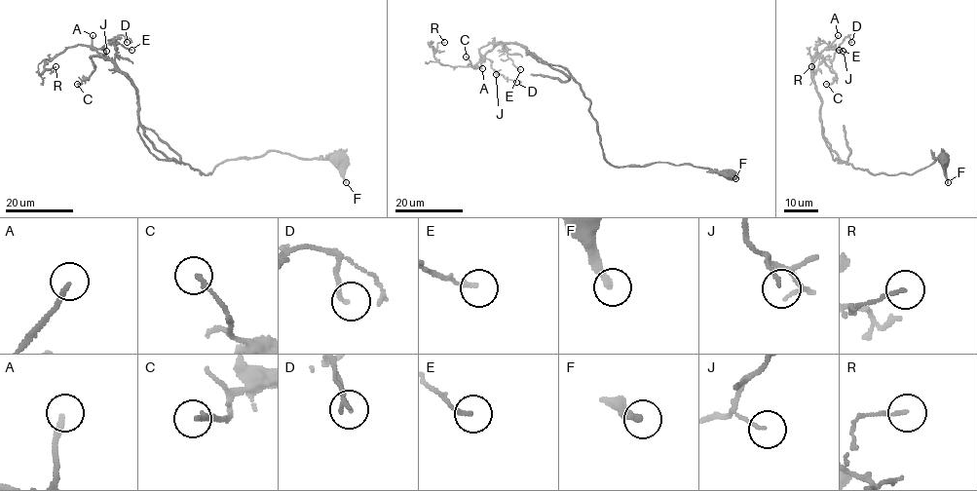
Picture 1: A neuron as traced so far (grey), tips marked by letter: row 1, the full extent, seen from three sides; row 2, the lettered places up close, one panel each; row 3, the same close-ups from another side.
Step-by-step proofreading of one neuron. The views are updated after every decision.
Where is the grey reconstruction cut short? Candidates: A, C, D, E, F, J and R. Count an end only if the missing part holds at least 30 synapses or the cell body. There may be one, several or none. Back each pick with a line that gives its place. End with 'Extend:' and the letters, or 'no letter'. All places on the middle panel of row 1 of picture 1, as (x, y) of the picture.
Extend: no letter

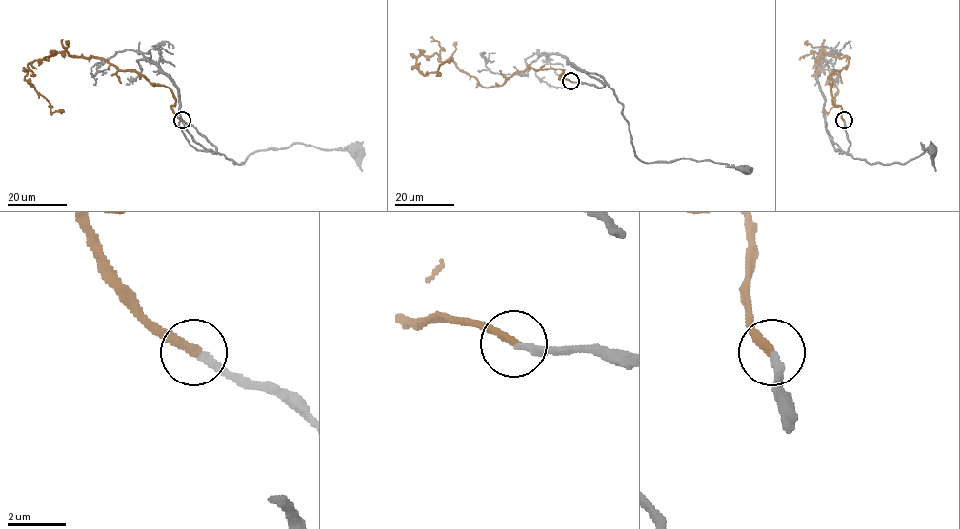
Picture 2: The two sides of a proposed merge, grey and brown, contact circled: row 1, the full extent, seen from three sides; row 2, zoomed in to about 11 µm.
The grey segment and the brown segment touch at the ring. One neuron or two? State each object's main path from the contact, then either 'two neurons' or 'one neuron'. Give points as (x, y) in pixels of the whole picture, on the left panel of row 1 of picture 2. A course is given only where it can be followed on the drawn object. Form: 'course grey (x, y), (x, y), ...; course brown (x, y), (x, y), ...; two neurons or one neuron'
course grey (182, 120), (190, 123), (217, 153), (240, 164), (258, 149), (284, 149), (294, 143), (328, 149), (357, 149); course brown (182, 120), (168, 87), (65, 50), (31, 61), (24, 76), (52, 112), (64, 111); one neuron

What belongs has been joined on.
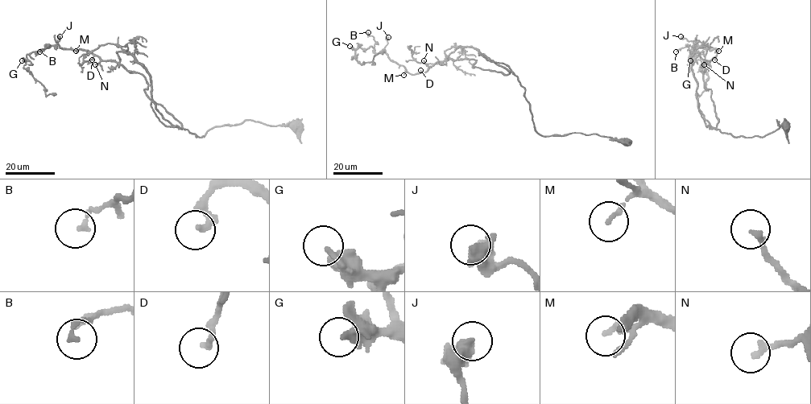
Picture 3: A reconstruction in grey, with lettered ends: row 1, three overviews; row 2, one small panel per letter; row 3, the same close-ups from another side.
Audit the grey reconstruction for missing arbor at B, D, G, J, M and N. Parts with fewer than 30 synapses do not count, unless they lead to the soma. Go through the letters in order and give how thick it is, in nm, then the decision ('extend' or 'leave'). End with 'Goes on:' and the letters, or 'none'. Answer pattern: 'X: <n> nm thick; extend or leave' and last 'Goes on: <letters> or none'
B: 160 nm thick; leave
D: 240 nm thick; leave
G: 360 nm thick; leave
J: 460 nm thick; leave
M: 190 nm thick; leave
N: 220 nm thick; extend
Goes on: N

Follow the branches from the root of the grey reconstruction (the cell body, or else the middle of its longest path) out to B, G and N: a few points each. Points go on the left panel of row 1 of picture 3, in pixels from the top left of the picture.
B: (297, 125), (244, 120), (196, 137), (149, 98), (141, 74), (85, 50), (56, 43), (39, 51)
G: (297, 125), (244, 120), (196, 137), (149, 98), (141, 74), (115, 61), (57, 43), (22, 60)
N: (297, 125), (244, 120), (196, 137), (149, 98), (141, 74), (115, 61), (95, 64)

